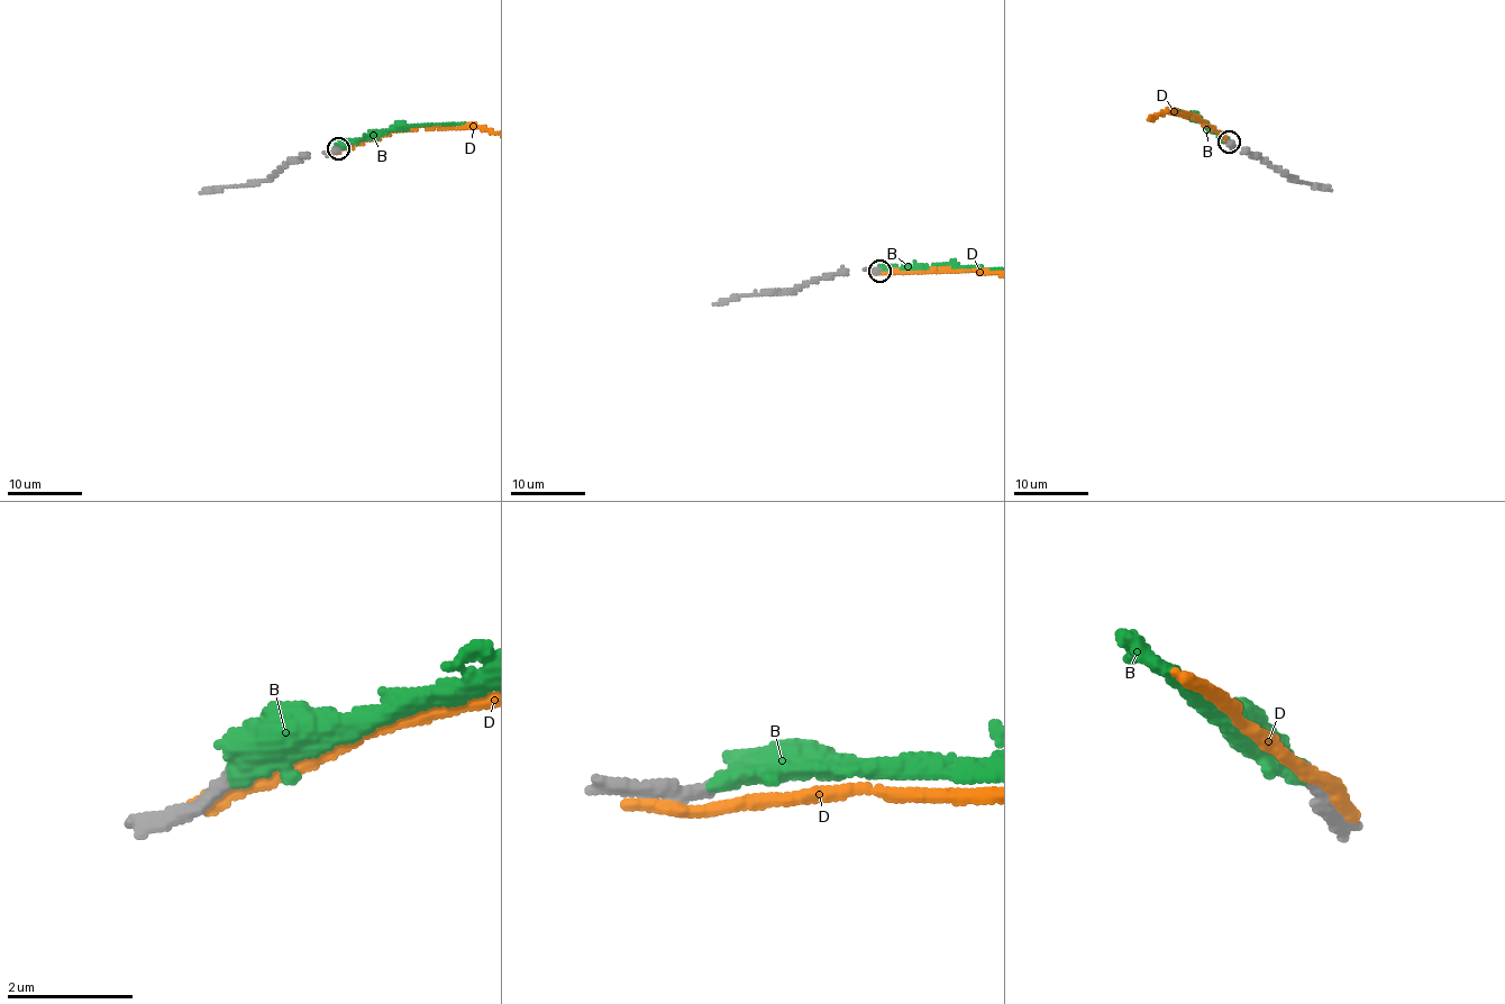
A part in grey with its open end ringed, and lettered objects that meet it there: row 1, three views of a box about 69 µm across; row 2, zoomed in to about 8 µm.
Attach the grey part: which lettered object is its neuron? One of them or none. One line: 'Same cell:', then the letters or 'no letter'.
Same cell: B

